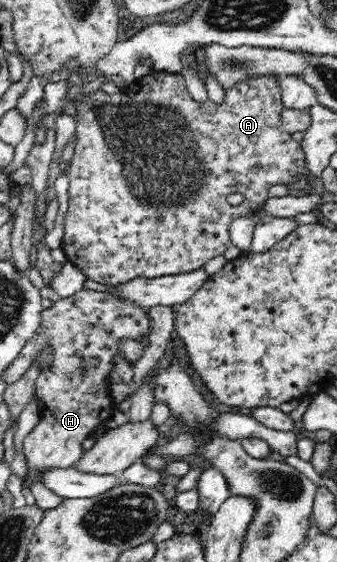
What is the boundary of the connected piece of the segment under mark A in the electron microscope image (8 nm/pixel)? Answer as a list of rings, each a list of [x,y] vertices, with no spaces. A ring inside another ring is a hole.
[[[152,71],[146,77],[146,95],[144,97],[132,95],[132,105],[129,108],[121,103],[120,94],[109,96],[103,91],[96,91],[93,94],[81,95],[82,101],[73,117],[76,121],[76,146],[68,168],[69,205],[68,212],[65,214],[64,235],[60,247],[67,261],[83,271],[87,279],[102,285],[117,286],[138,277],[154,279],[158,276],[178,275],[200,269],[210,259],[223,255],[224,251],[231,246],[229,227],[235,219],[250,217],[264,209],[264,203],[269,199],[271,185],[293,183],[298,177],[308,179],[309,171],[304,150],[300,143],[292,139],[292,134],[281,125],[281,113],[285,106],[282,102],[279,78],[268,75],[251,76],[234,88],[224,91],[225,99],[222,104],[216,104],[210,100],[199,104],[190,97],[181,74]],[[232,193],[241,193],[244,196],[244,202],[237,207],[230,205],[227,196]]]

